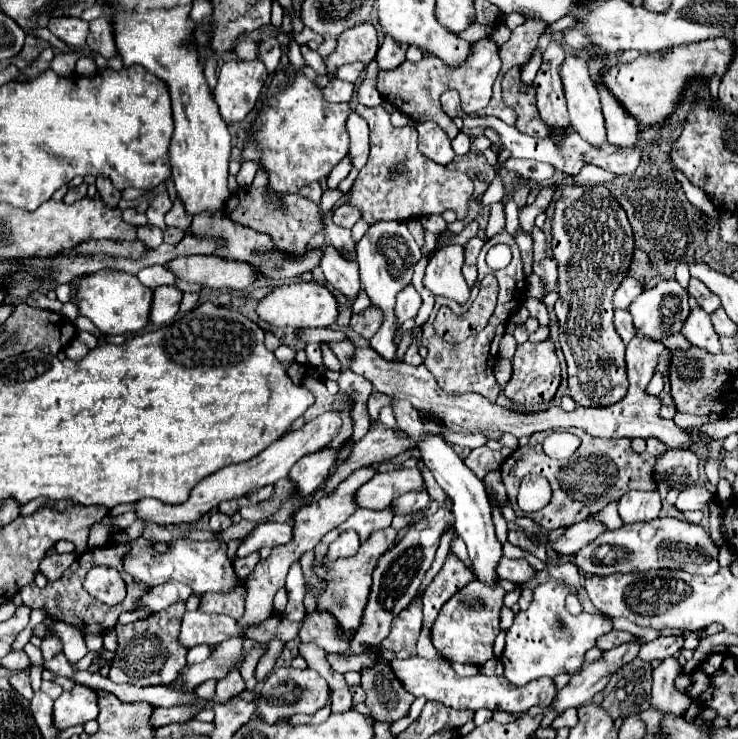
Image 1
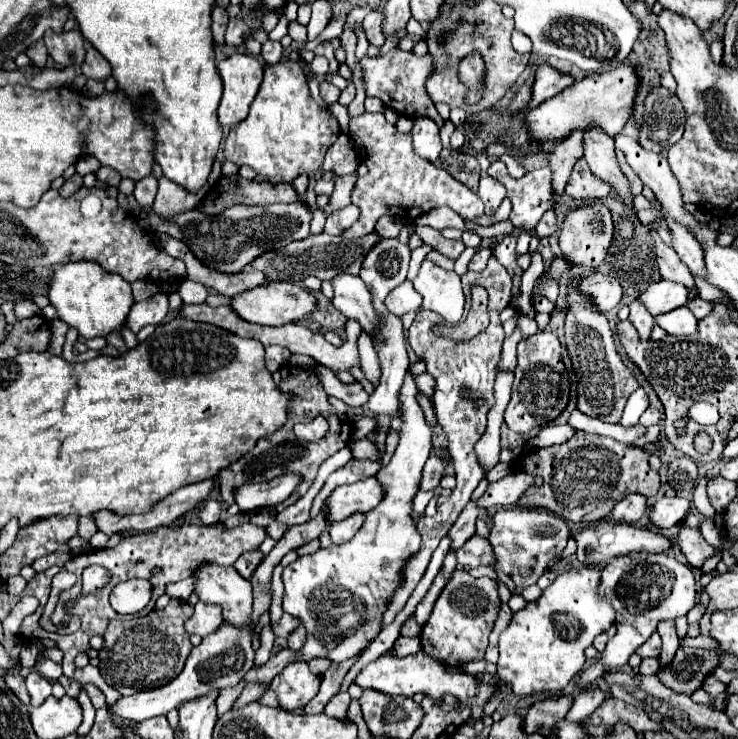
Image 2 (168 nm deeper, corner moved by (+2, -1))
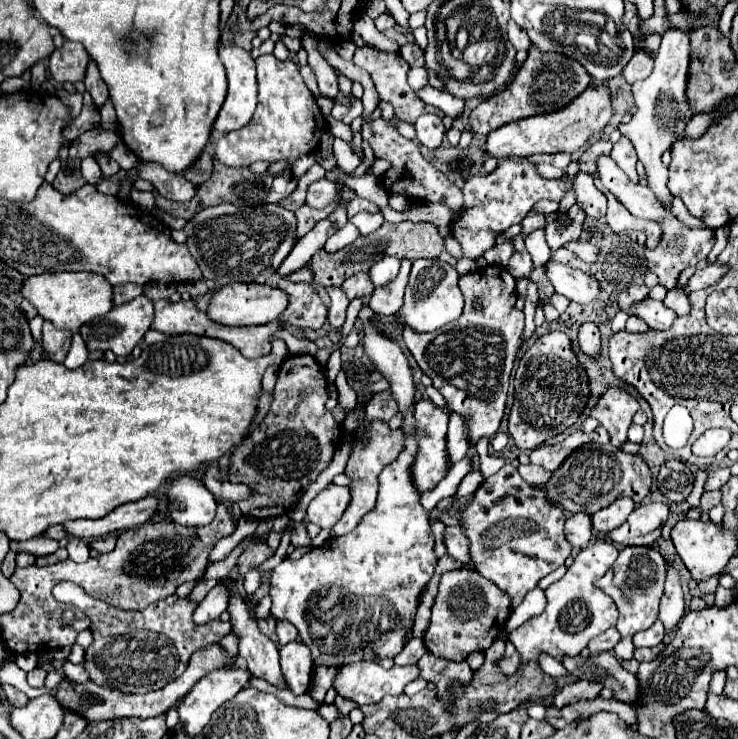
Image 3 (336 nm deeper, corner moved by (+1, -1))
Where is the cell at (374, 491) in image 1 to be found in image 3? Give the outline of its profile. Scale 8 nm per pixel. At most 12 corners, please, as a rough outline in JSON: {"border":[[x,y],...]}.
{"border":[[329,485],[307,509],[307,519],[331,529],[349,507],[349,487]]}

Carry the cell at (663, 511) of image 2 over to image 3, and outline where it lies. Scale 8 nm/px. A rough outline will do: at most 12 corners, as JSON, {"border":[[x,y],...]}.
{"border":[[639,505],[609,537],[621,545],[653,545],[671,509]]}

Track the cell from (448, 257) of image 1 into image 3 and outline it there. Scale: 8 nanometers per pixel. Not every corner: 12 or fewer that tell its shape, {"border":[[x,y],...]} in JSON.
{"border":[[413,261],[399,327],[427,333],[459,319],[457,271]]}

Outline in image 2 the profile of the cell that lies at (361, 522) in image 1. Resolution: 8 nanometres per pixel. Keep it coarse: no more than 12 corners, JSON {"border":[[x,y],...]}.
{"border":[[422,491],[414,501],[418,517],[424,515],[434,491]]}

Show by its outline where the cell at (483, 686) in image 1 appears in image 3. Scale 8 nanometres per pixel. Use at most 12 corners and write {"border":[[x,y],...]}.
{"border":[[343,665],[333,687],[359,705],[401,695],[417,665]]}

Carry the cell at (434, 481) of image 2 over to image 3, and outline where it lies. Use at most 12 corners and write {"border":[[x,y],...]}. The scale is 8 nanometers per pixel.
{"border":[[449,417],[447,457],[449,465],[469,453],[469,439],[463,419]]}

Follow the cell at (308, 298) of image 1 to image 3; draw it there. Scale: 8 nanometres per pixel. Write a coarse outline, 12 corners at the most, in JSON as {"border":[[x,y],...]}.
{"border":[[225,285],[207,315],[221,325],[277,321],[289,299],[271,285]]}

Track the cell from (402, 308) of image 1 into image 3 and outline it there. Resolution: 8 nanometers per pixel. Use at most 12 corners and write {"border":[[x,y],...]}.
{"border":[[401,259],[395,281],[377,287],[369,307],[381,315],[401,309],[411,259]]}

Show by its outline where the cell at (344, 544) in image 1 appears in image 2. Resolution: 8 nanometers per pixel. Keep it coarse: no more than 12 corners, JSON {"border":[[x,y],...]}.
{"border":[[354,513],[330,525],[332,541],[350,541],[364,523],[364,513]]}

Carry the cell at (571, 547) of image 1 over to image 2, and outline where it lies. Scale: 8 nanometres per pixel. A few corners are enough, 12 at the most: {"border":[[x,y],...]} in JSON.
{"border":[[500,509],[488,541],[512,595],[554,569],[570,539],[564,517]]}

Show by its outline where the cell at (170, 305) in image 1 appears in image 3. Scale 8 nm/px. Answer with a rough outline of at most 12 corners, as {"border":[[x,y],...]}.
{"border":[[145,295],[85,323],[91,351],[127,357],[151,327]]}

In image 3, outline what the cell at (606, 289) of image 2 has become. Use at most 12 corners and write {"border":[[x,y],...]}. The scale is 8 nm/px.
{"border":[[547,263],[555,293],[589,305],[603,289],[589,273]]}

